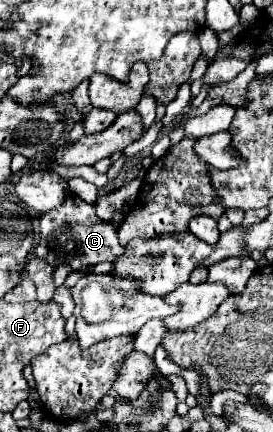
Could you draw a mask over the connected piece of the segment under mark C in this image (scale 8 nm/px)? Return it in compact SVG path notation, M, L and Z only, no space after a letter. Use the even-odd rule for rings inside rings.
M69 194L57 212L59 214L55 218L51 214L43 214L39 218L41 234L37 244L29 250L29 254L35 254L37 258L45 260L53 268L69 264L73 270L81 270L83 266L93 266L99 262L113 262L113 258L121 256L123 246L117 240L117 228L111 222L101 220L93 204L87 204L75 194ZM65 236L71 236L71 238L65 238Z

